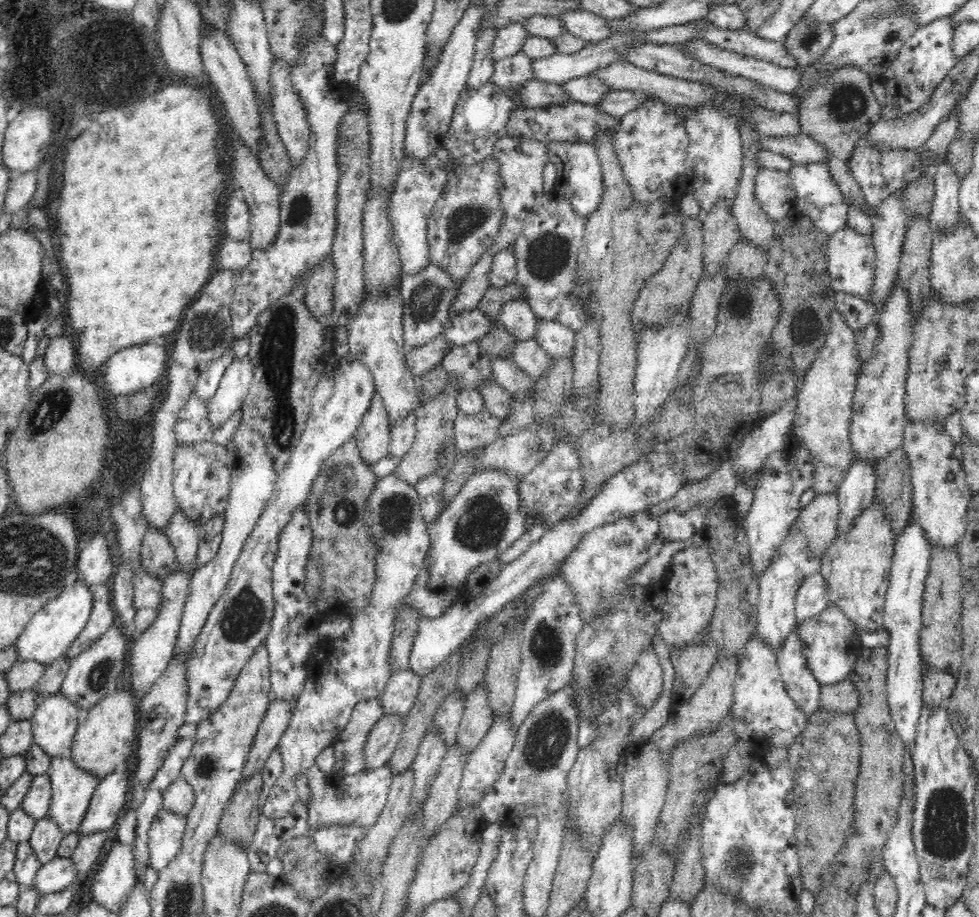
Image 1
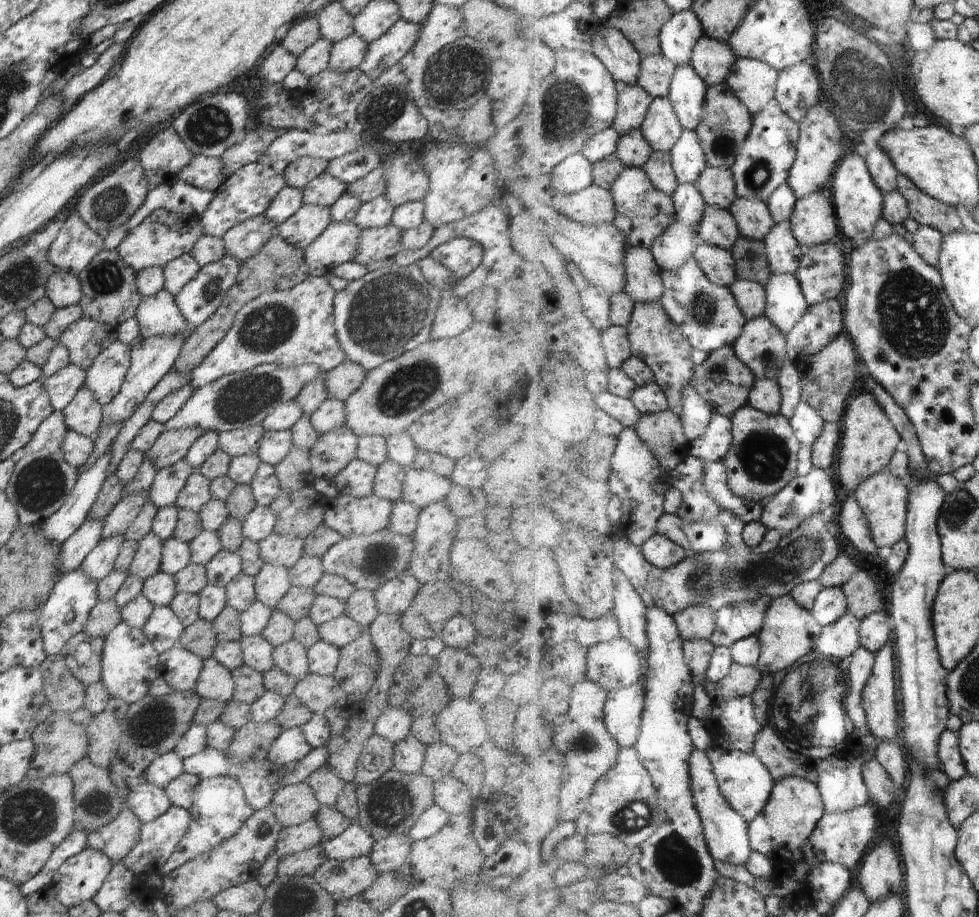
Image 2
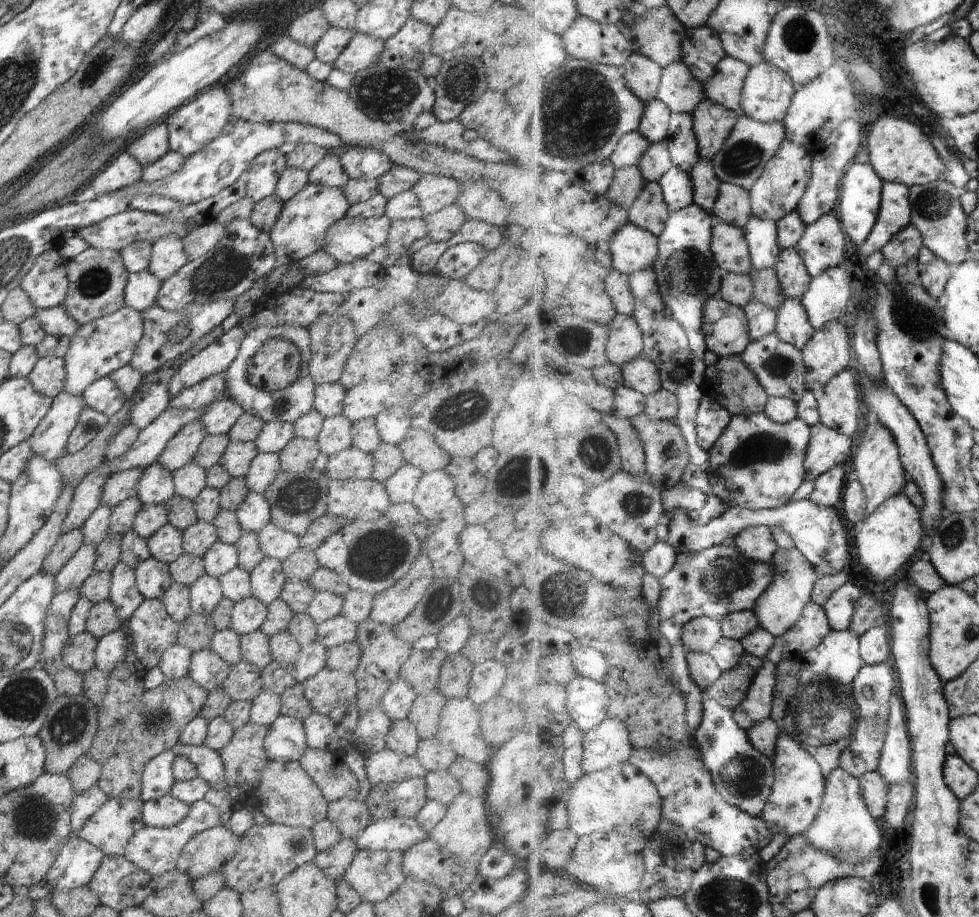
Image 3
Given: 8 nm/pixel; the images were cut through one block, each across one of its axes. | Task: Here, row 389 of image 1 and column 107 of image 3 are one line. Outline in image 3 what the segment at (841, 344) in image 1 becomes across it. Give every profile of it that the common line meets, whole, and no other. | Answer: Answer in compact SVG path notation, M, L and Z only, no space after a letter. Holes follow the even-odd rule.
M109 798L86 820L75 836L102 850L105 855L118 856L126 852L132 836L144 828L143 802Z

